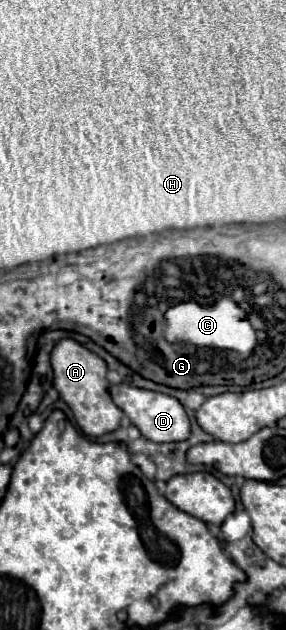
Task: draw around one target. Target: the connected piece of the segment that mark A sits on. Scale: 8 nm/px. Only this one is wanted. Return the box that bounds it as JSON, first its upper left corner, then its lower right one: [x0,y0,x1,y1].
[51,338,123,436]

